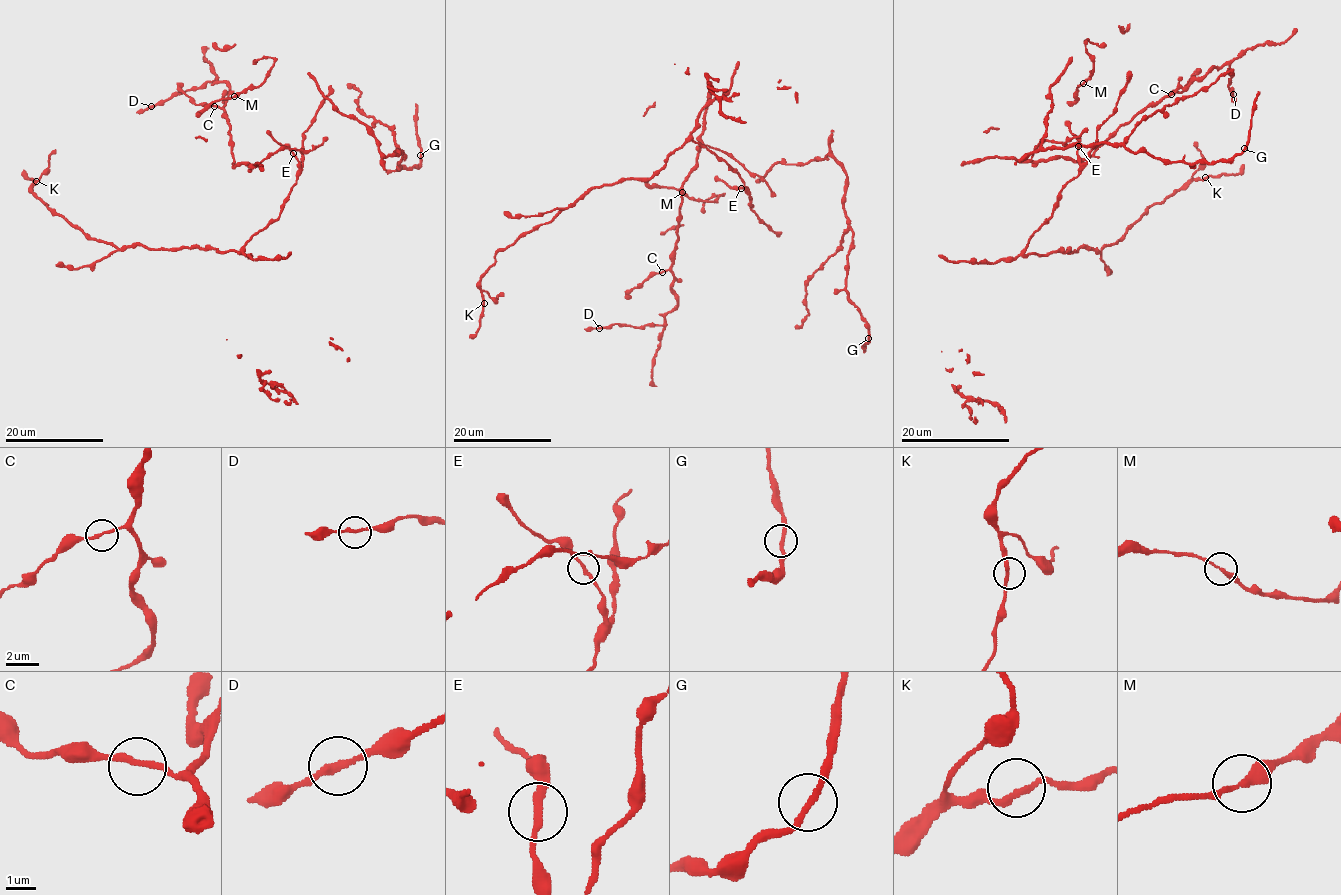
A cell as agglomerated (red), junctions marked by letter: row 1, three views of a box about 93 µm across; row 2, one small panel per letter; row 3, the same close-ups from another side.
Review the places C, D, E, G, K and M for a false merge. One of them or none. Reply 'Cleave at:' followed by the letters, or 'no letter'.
Cleave at: no letter

